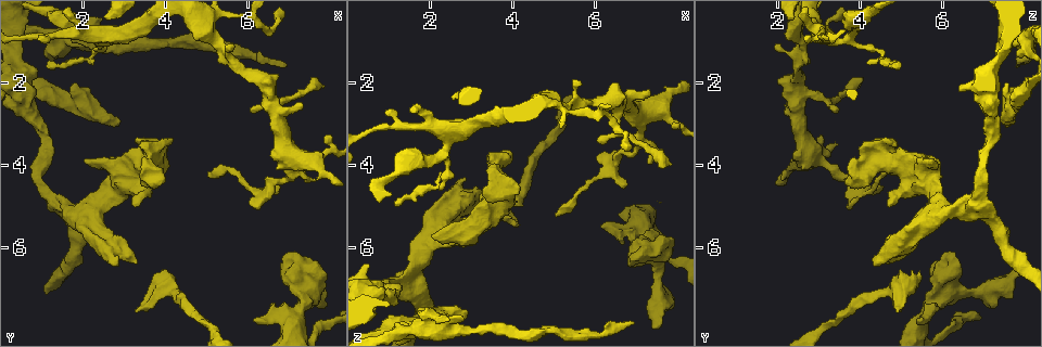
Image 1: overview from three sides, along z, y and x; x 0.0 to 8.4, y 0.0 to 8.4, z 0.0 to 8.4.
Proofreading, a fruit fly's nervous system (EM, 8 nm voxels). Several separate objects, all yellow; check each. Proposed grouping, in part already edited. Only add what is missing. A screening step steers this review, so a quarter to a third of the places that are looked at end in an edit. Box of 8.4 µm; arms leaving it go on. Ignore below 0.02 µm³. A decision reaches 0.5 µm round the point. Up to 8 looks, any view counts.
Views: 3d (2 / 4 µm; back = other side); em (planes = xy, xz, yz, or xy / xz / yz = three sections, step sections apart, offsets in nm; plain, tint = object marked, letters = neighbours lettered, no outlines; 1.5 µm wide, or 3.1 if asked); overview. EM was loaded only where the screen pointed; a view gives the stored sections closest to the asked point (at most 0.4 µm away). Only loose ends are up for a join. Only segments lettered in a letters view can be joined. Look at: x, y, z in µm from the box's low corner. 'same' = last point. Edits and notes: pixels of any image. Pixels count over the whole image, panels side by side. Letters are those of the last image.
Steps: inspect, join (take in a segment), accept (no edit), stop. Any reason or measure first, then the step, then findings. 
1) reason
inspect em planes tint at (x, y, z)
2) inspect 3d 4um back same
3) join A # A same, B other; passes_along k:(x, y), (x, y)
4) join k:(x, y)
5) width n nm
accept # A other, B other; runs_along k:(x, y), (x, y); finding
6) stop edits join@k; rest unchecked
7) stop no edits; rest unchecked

an open end
inspect em planes letters at (2.80, 2.95, 7.70)

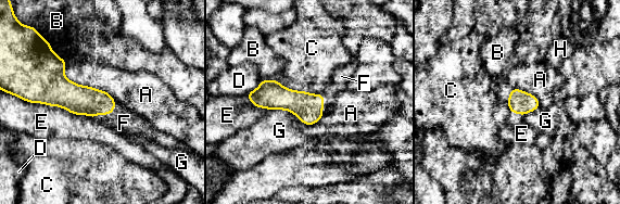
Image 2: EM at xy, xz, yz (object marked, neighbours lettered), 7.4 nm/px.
join F # A other, B other, C other, D other, E other, F same, G other, H other; the neuron continues

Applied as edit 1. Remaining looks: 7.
inspect overview

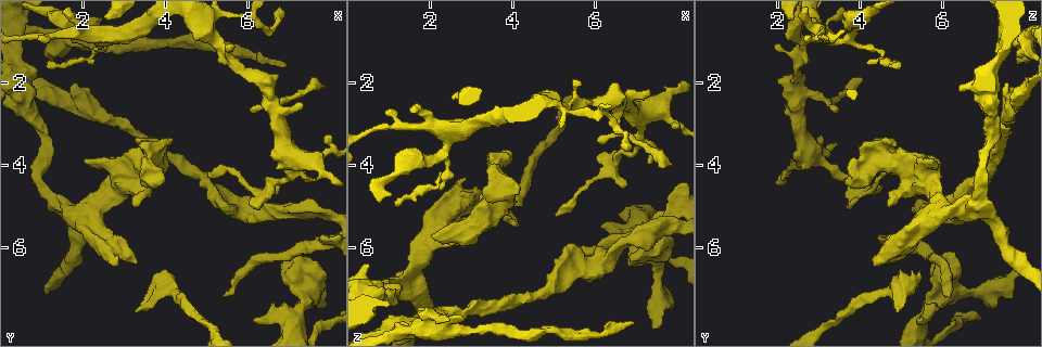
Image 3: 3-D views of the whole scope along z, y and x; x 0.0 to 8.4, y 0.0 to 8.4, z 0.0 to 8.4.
tapers out
inspect em planes tint at (1.15, 1.55, 4.95)

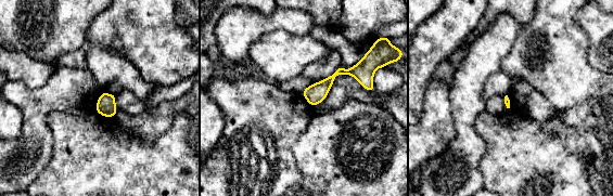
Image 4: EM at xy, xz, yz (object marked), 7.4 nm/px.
what lies round it
inspect em planes letters same

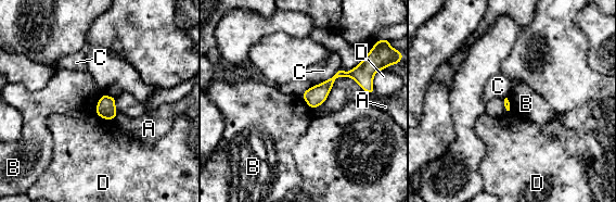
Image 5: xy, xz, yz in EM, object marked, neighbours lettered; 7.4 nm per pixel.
longest_contact C 260 nm
accept # A other, B other, C other, D other; none of them fits

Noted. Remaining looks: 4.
thin end
inspect 3d 4um at (6.70, 4.50, 4.50)

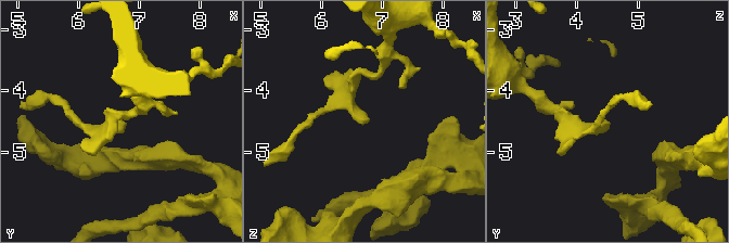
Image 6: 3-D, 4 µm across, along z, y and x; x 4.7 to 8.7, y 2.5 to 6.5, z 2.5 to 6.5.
inspect em xy step 8 letters at (6.75, 4.55, 4.50)

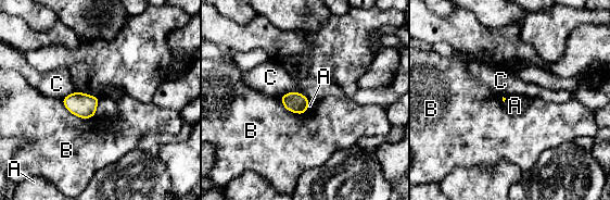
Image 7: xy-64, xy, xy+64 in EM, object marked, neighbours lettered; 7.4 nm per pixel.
longest_contact B 280 nm
accept # A other, B other, C other; border 7:(280, 96), (301, 92), (309, 102); none of them fits

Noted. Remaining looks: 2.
stop edits join@2; rest unchecked

